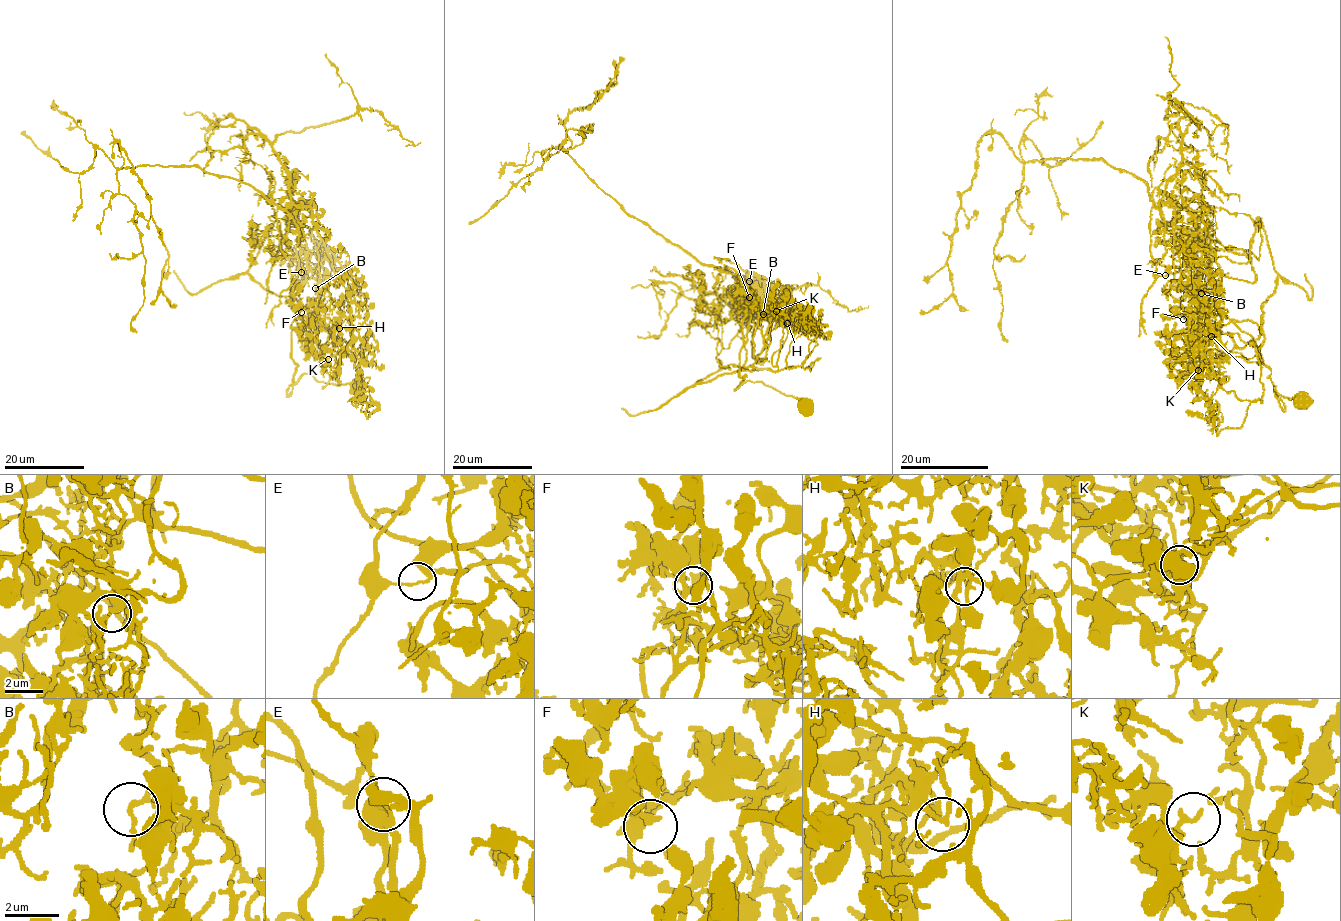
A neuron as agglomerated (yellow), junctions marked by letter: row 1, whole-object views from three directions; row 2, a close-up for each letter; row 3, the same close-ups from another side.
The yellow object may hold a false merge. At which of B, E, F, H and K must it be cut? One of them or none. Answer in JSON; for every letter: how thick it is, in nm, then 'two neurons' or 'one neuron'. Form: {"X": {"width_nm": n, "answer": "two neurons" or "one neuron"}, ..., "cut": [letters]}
{"B": {"width_nm": 160, "answer": "one neuron"}, "E": {"width_nm": 120, "answer": "two neurons"}, "F": {"width_nm": 200, "answer": "one neuron"}, "H": {"width_nm": 160, "answer": "one neuron"}, "K": {"width_nm": 160, "answer": "one neuron"}, "cut": ["E"]}

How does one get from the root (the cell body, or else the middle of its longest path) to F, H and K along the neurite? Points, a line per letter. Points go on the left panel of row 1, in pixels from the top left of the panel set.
F: (355, 386), (327, 384), (309, 374), (294, 381), (297, 368), (292, 359), (294, 308), (301, 312)
H: (355, 386), (327, 384), (309, 374), (294, 381), (295, 317), (301, 316), (309, 324), (332, 322), (339, 328)
K: (355, 386), (309, 374), (294, 381), (297, 315), (306, 323), (302, 339), (310, 354), (328, 359)

